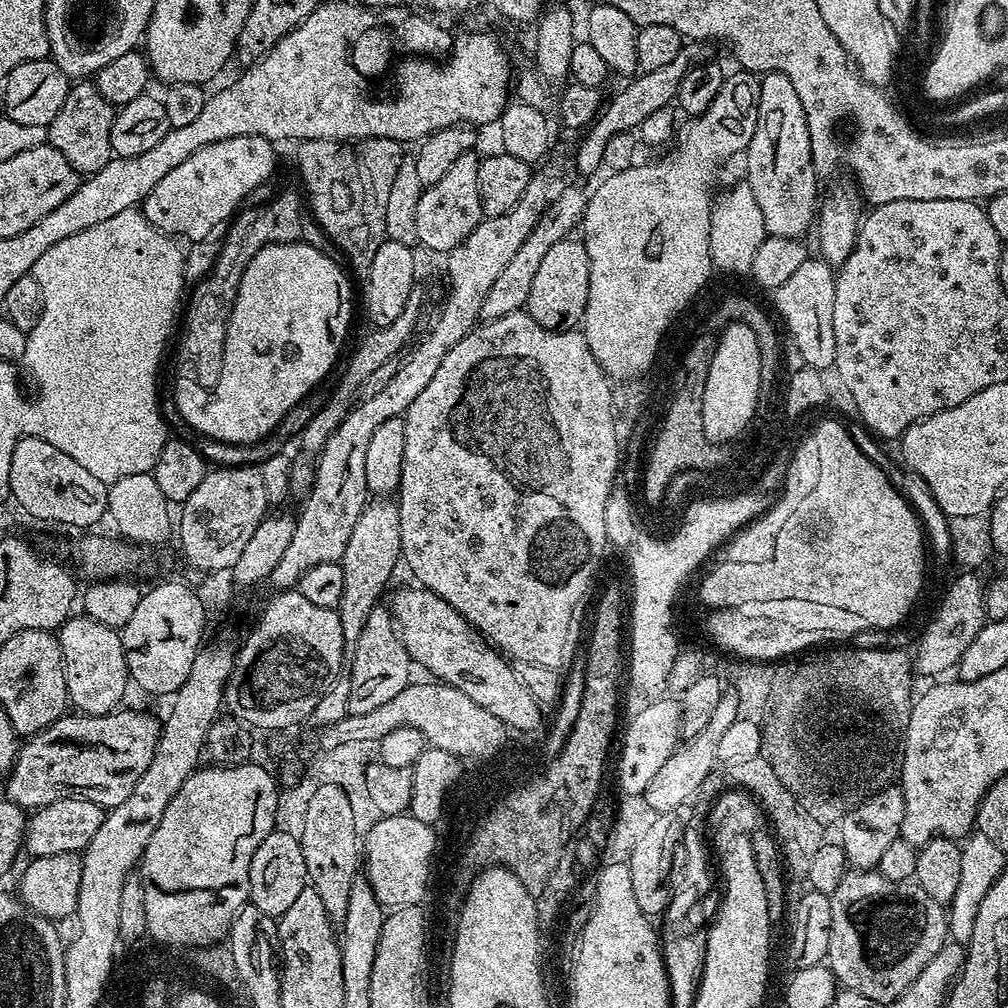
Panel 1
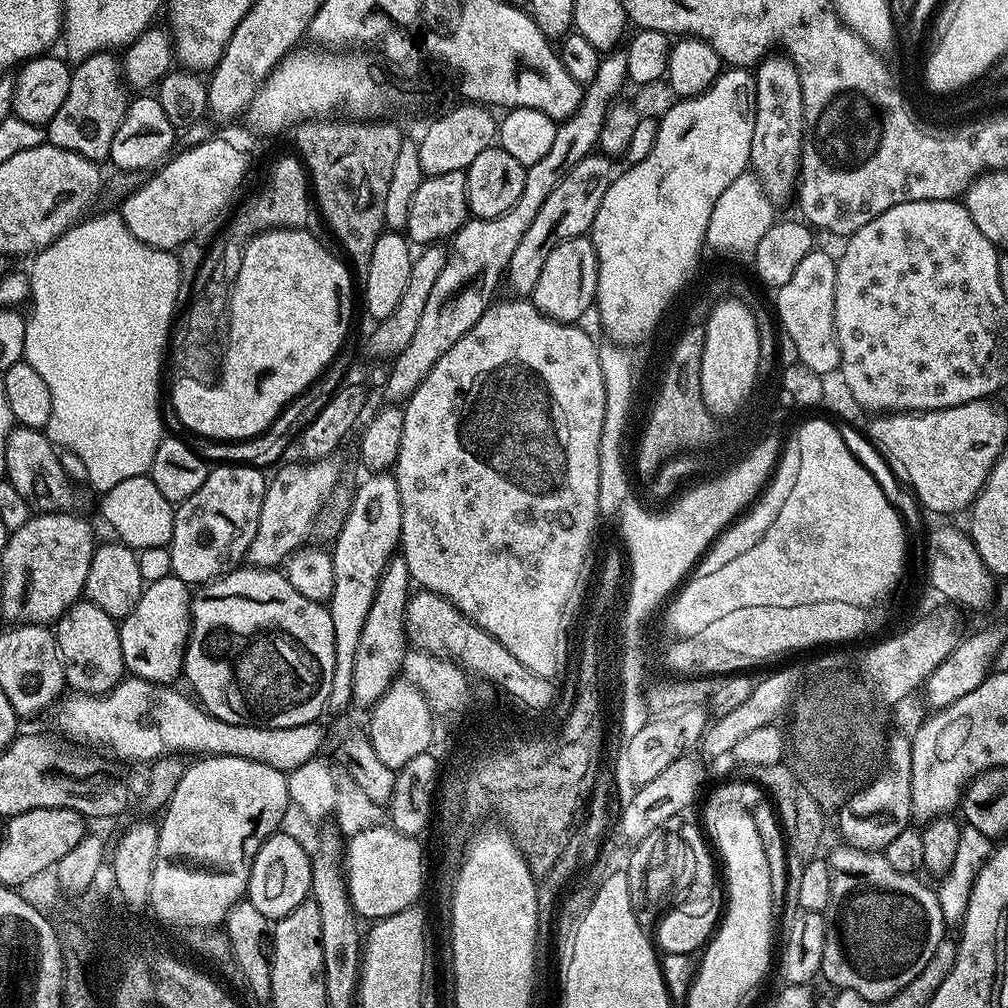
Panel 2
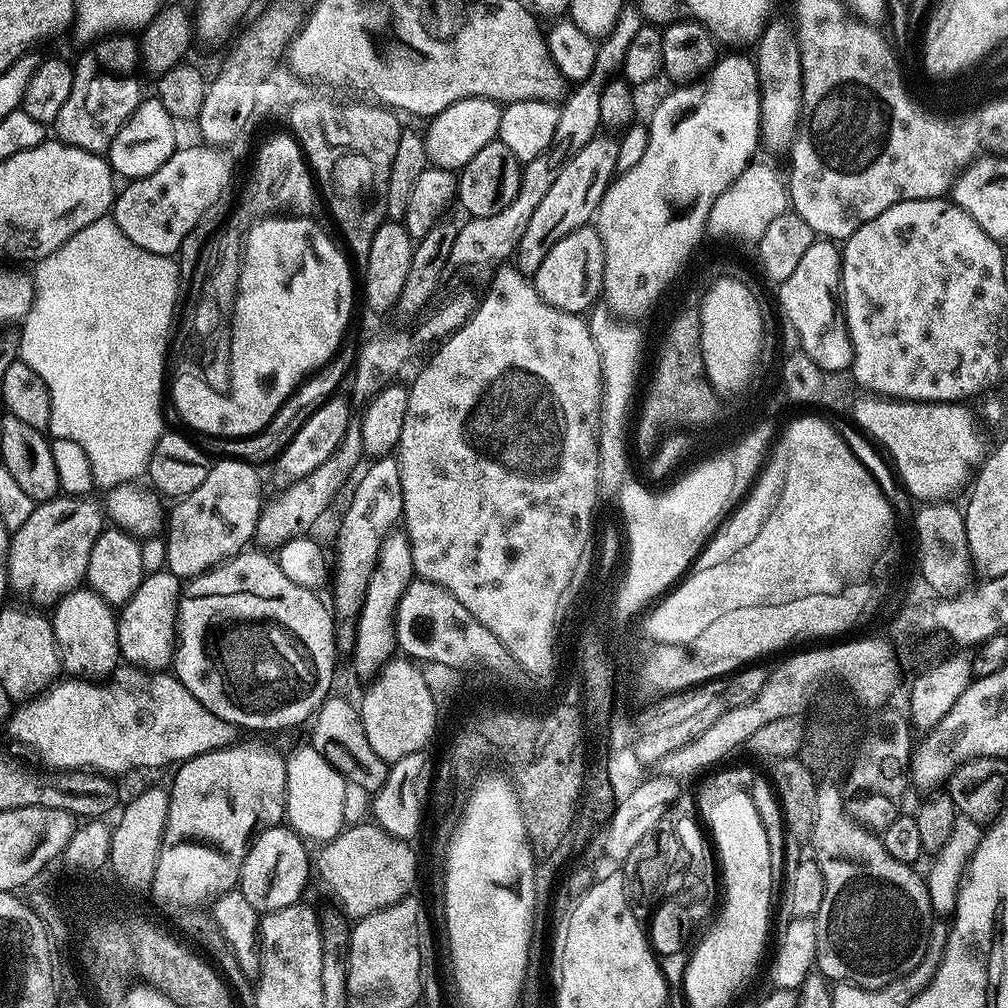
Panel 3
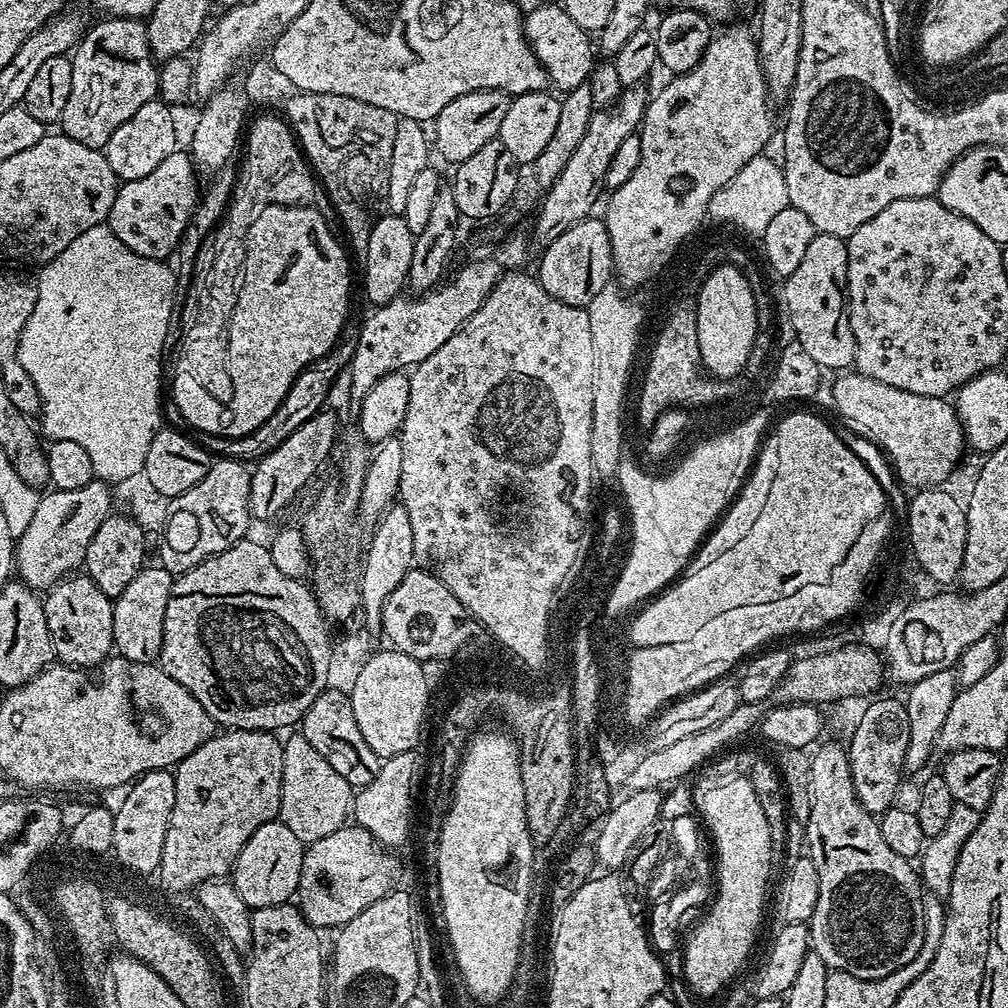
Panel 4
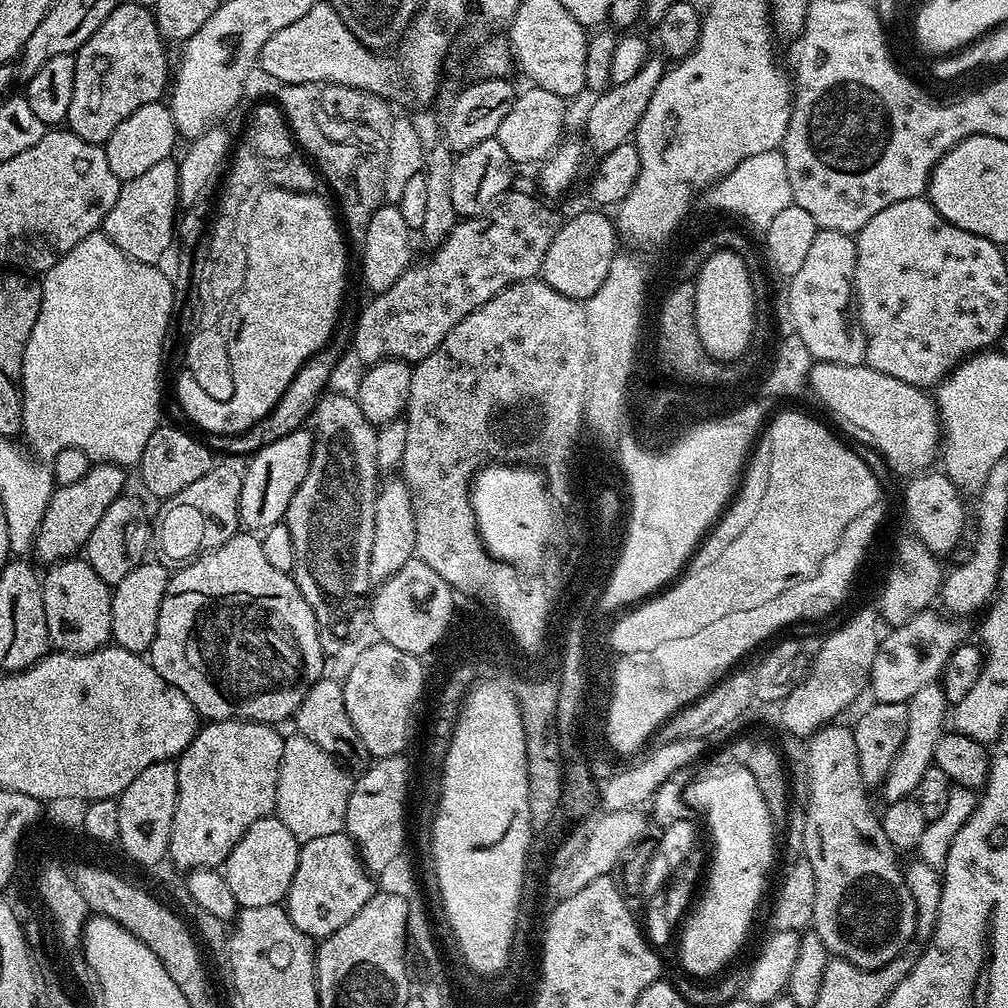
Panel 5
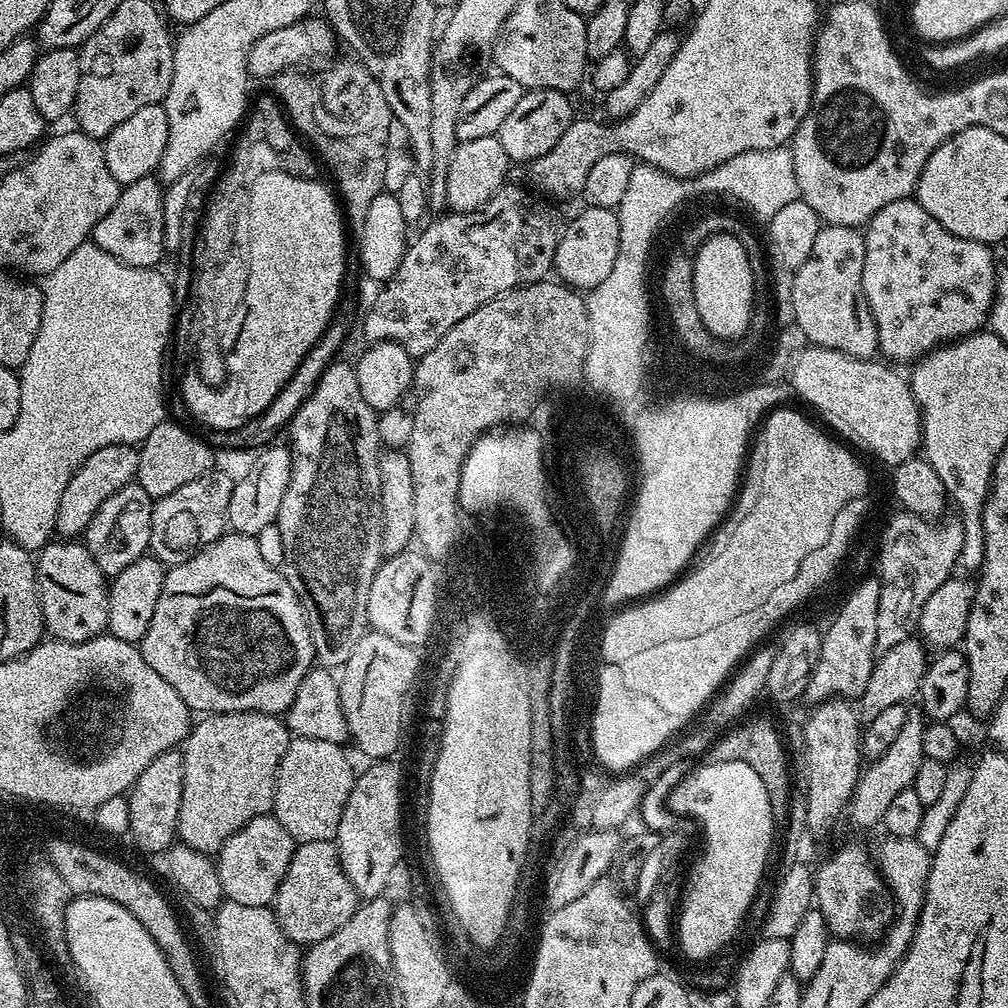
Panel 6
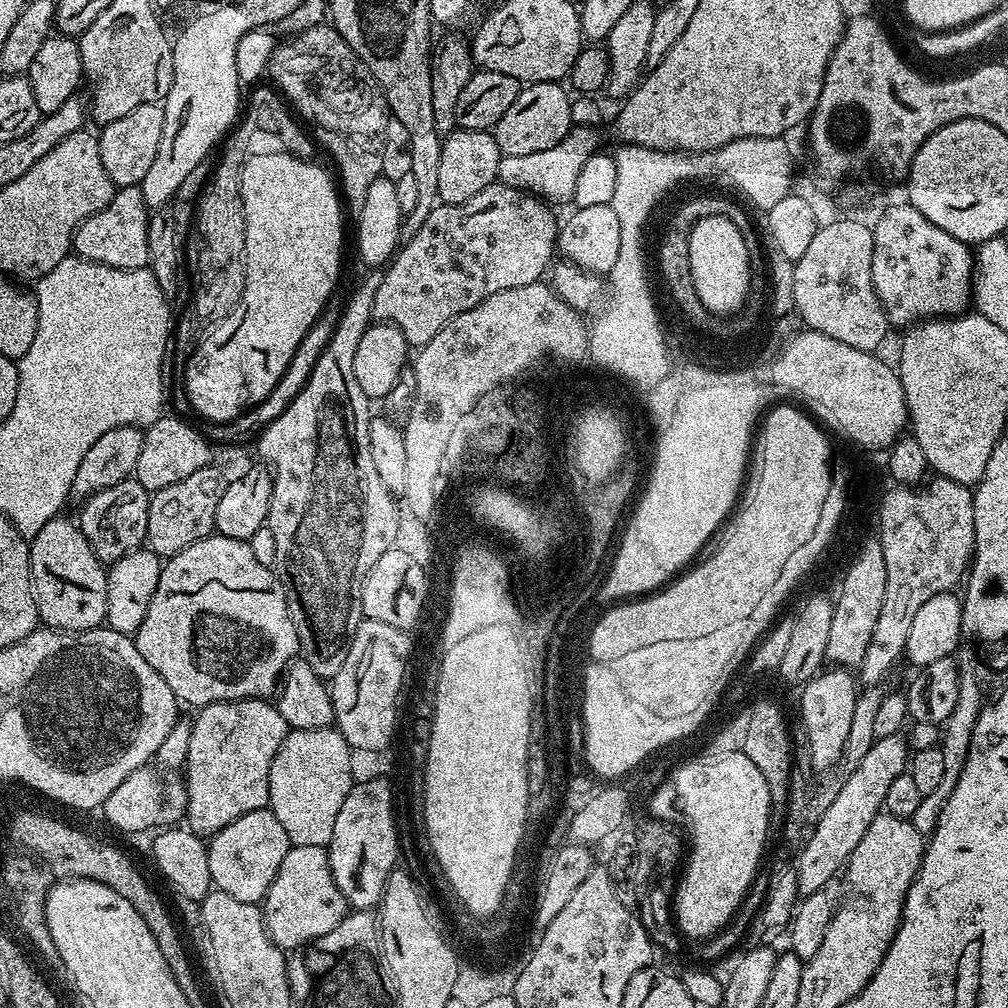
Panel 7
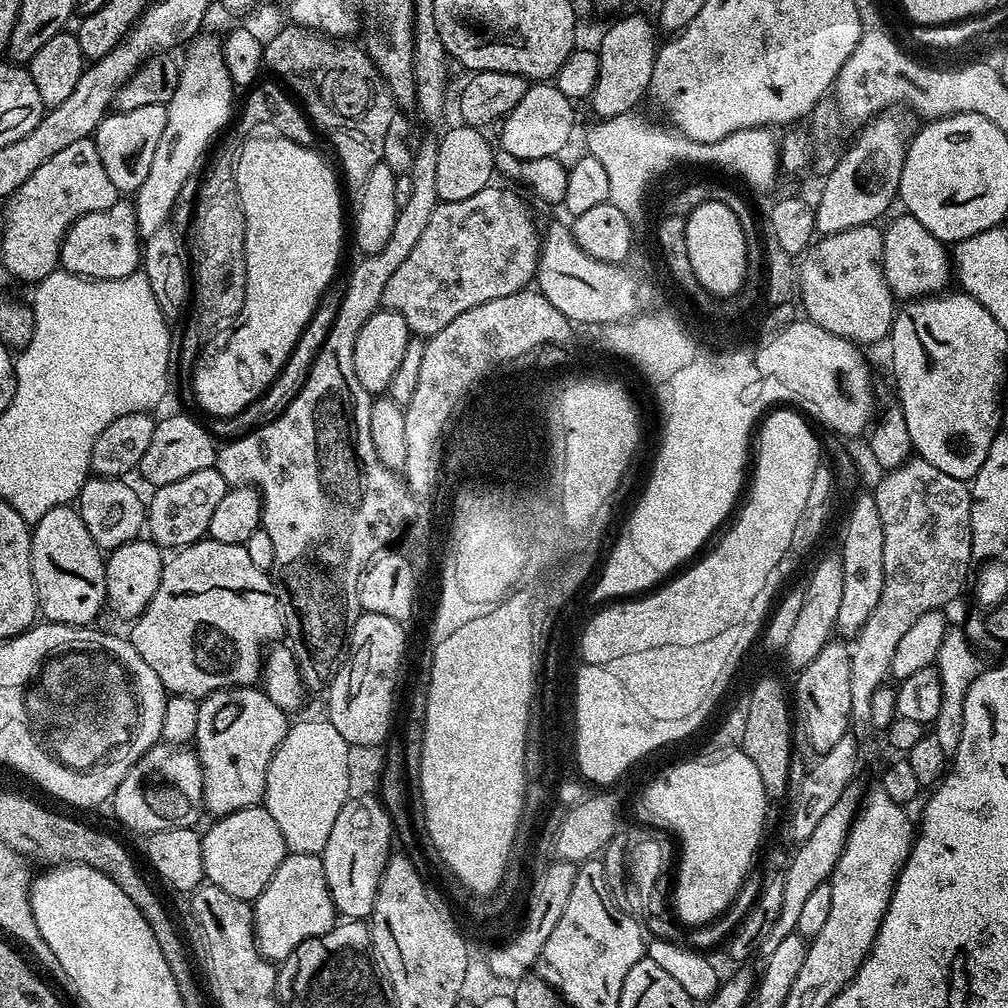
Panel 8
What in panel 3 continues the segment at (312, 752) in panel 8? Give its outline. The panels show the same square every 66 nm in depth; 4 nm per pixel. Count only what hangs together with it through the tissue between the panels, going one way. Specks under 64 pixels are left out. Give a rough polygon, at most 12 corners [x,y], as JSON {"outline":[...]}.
{"outline":[[318,750],[286,763],[286,820],[305,841],[346,827],[349,785]]}

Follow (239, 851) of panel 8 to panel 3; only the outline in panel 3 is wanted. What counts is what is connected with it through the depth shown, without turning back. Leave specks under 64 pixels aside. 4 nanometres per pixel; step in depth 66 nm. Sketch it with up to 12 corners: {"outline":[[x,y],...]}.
{"outline":[[288,826],[253,839],[238,891],[257,912],[301,903],[305,841]]}

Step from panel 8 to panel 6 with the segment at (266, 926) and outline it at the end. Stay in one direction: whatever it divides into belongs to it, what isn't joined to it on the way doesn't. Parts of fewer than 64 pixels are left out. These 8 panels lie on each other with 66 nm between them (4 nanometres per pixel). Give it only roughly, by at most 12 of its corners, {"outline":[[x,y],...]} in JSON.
{"outline":[[331,840],[297,843],[274,901],[301,946],[356,913]]}

